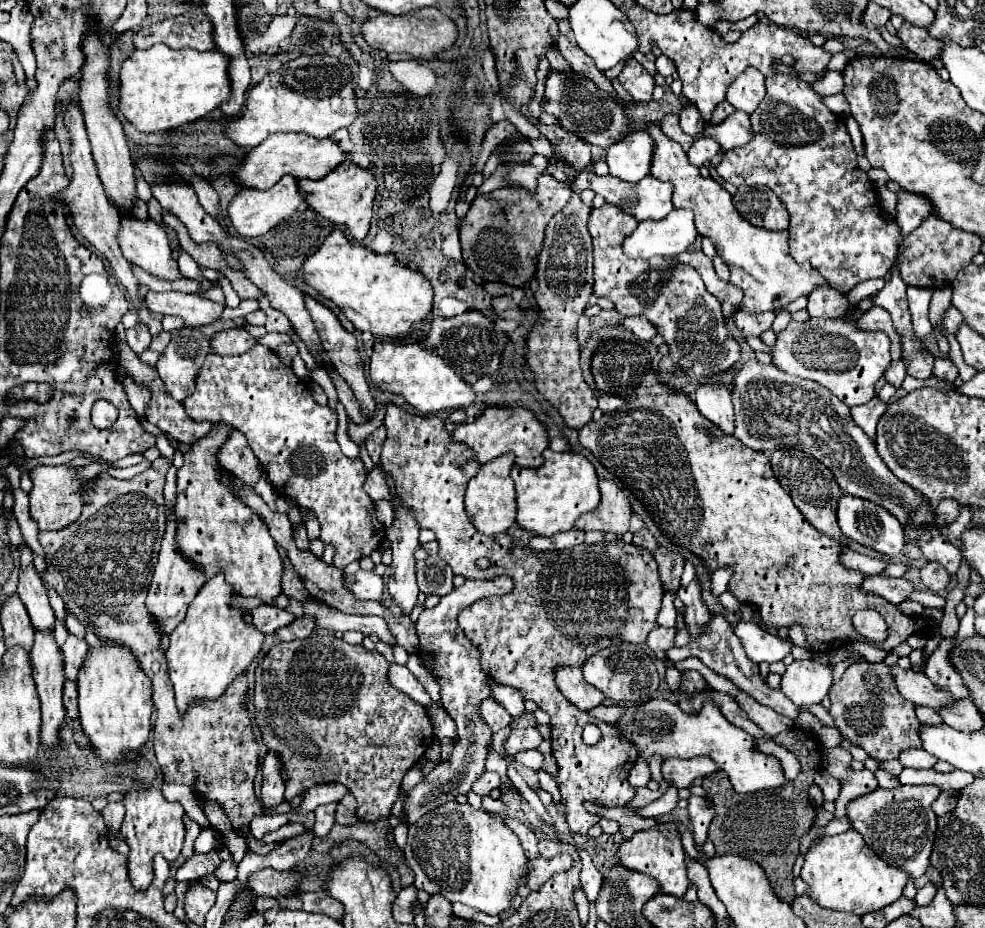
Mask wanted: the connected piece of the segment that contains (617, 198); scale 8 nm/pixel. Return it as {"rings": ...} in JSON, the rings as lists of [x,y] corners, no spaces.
{"rings":[[[581,172],[577,176],[577,180],[573,182],[573,186],[577,192],[581,192],[581,188],[591,188],[595,194],[603,196],[609,204],[621,208],[621,212],[633,214],[633,218],[637,218],[637,220],[661,220],[673,210],[673,204],[671,204],[673,186],[669,182],[661,182],[661,180],[653,178],[651,174],[645,176],[637,184],[629,184],[629,182],[621,182],[615,176],[595,176],[591,172]]]}

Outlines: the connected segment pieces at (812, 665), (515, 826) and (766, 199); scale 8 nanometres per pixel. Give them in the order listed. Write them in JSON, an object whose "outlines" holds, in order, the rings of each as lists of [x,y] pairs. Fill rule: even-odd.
{"outlines":[[[[795,660],[781,676],[779,690],[797,706],[819,704],[831,688],[831,668],[813,660]]],[[[503,818],[503,820],[517,834],[517,838],[519,838],[523,850],[525,850],[525,856],[527,858],[535,858],[539,854],[539,848],[537,848],[539,840],[537,840],[535,832],[527,824],[523,824],[521,820],[517,820],[517,818]]],[[[741,186],[733,196],[737,212],[753,226],[765,230],[787,230],[789,214],[779,198],[765,186]]]]}

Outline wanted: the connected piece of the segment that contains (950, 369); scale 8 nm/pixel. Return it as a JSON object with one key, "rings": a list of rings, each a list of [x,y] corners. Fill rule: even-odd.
{"rings":[[[935,358],[935,366],[933,366],[933,376],[943,380],[943,382],[953,382],[959,372],[957,372],[957,366],[949,360],[949,358]]]}

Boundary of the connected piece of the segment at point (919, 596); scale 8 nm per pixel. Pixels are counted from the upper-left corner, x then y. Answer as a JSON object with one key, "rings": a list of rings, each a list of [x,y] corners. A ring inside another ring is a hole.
{"rings":[[[913,592],[909,598],[929,608],[945,608],[945,598],[935,592]]]}

